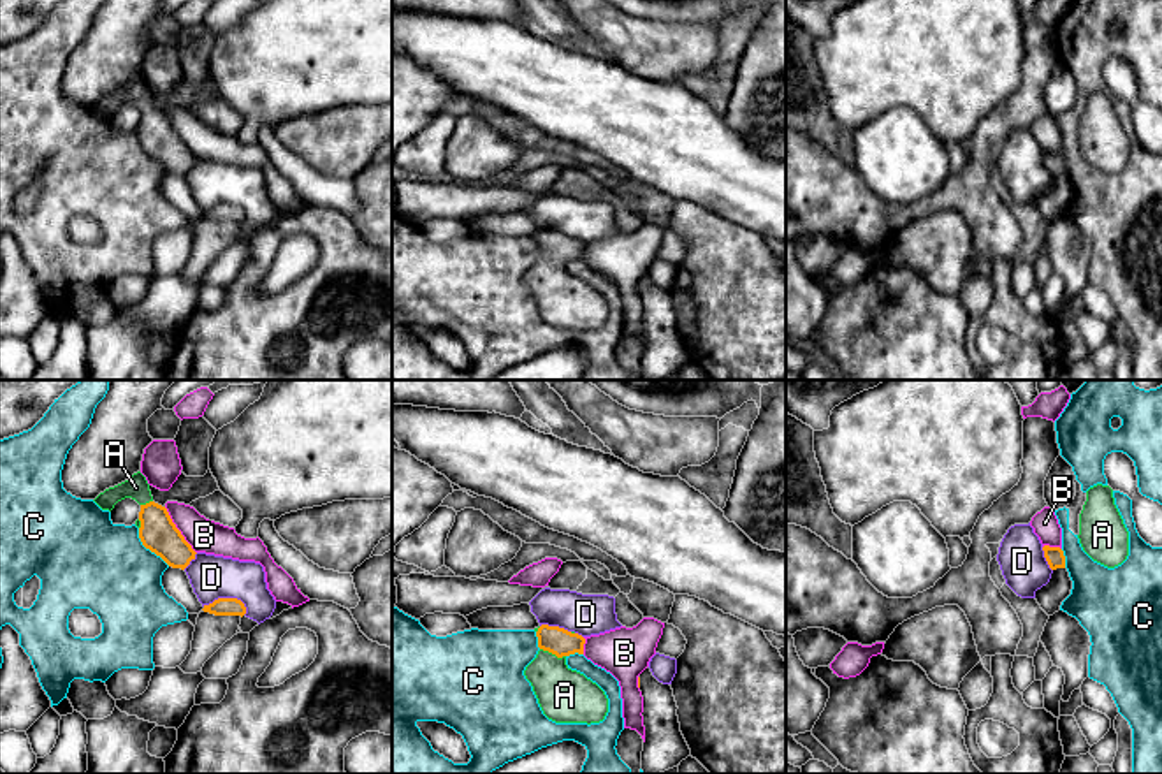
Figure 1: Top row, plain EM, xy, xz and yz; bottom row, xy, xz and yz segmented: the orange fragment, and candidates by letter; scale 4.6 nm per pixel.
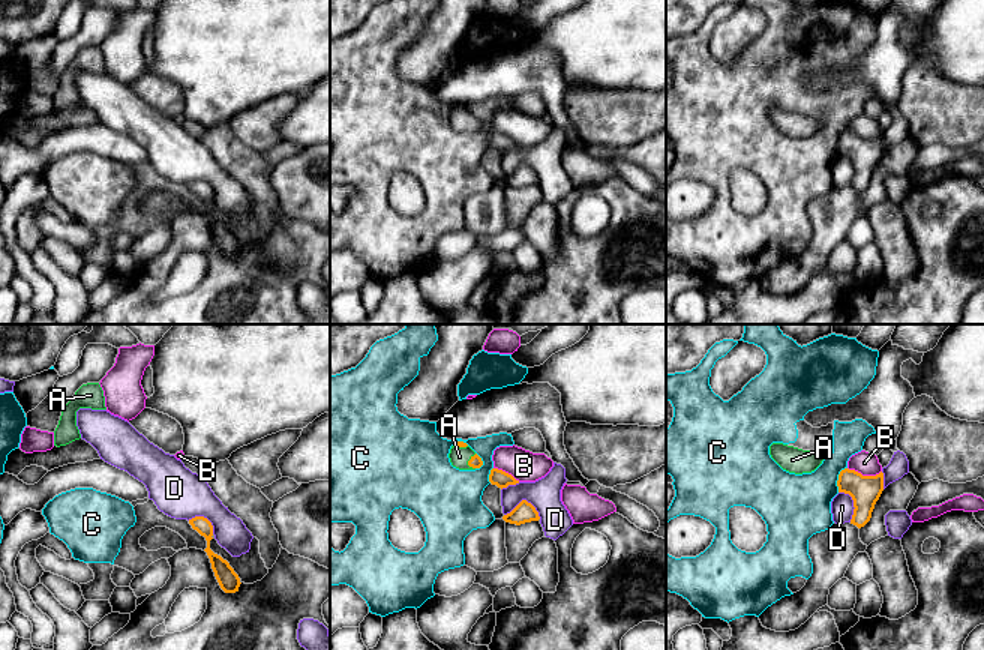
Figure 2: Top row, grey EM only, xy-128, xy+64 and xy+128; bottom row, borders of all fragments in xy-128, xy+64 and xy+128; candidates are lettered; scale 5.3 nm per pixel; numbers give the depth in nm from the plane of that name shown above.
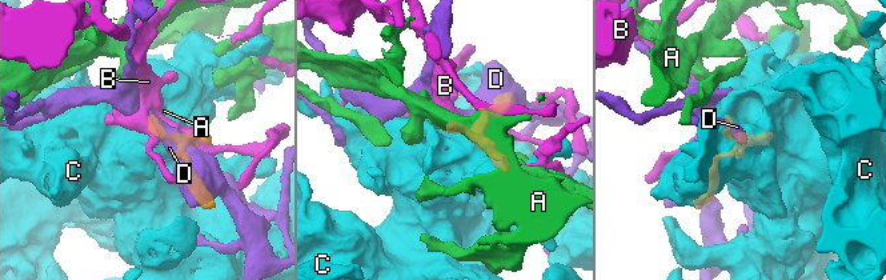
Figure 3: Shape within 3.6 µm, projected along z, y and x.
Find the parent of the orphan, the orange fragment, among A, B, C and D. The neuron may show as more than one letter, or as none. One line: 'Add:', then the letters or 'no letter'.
Add: A

